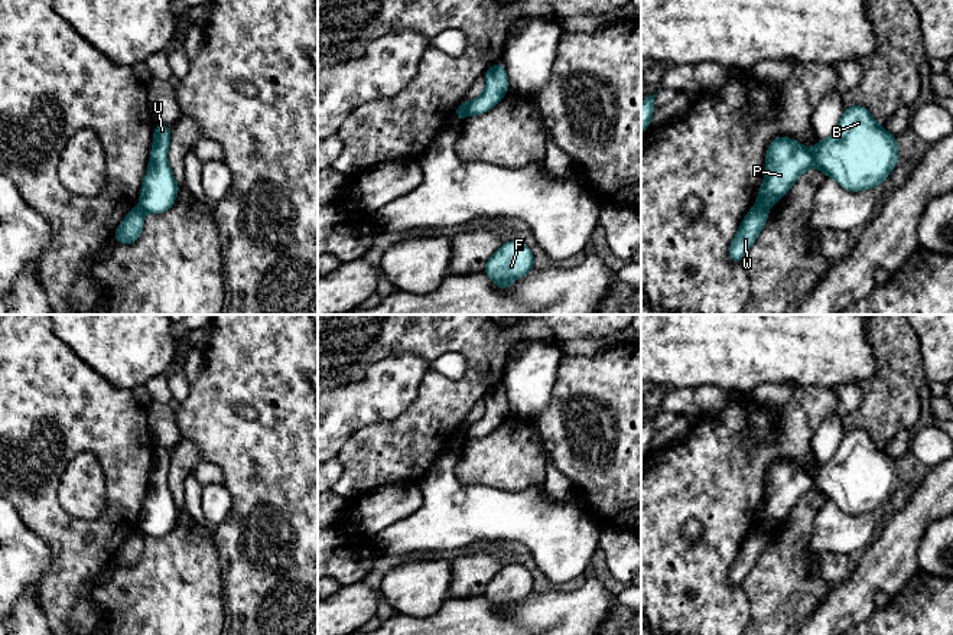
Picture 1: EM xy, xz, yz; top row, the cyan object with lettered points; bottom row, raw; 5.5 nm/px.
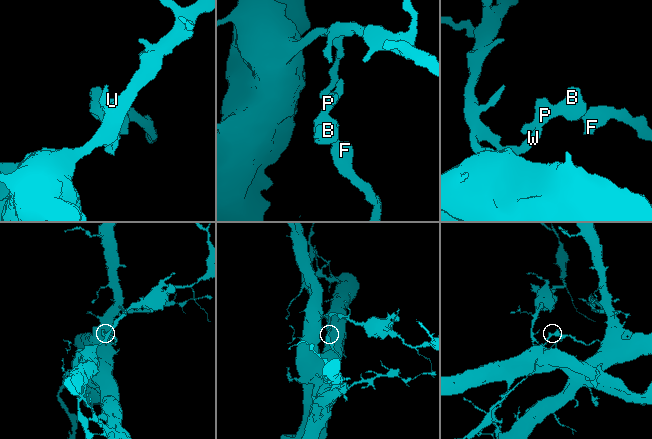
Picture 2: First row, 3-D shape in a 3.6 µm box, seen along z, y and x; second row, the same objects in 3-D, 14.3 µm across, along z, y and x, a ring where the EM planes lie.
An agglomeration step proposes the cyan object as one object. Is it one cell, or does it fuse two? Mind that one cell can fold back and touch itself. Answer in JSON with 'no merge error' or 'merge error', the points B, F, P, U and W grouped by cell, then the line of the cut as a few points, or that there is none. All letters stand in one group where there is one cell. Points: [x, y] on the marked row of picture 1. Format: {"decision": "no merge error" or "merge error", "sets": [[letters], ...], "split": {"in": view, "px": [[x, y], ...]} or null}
{"decision": "merge error", "sets": [["B", "F", "P", "U"], ["W"]], "split": {"in": "xz", "px": [[467, 101], [461, 117]]}}

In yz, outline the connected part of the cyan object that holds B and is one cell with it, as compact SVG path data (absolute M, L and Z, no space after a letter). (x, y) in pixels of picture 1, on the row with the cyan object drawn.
M863 105L843 110L830 137L807 149L791 137L775 137L765 157L764 182L754 206L771 208L810 167L833 178L845 190L875 189L895 169L898 140Z

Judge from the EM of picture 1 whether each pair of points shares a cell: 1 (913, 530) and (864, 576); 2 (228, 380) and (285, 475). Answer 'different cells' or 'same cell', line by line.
1: same cell
2: same cell

